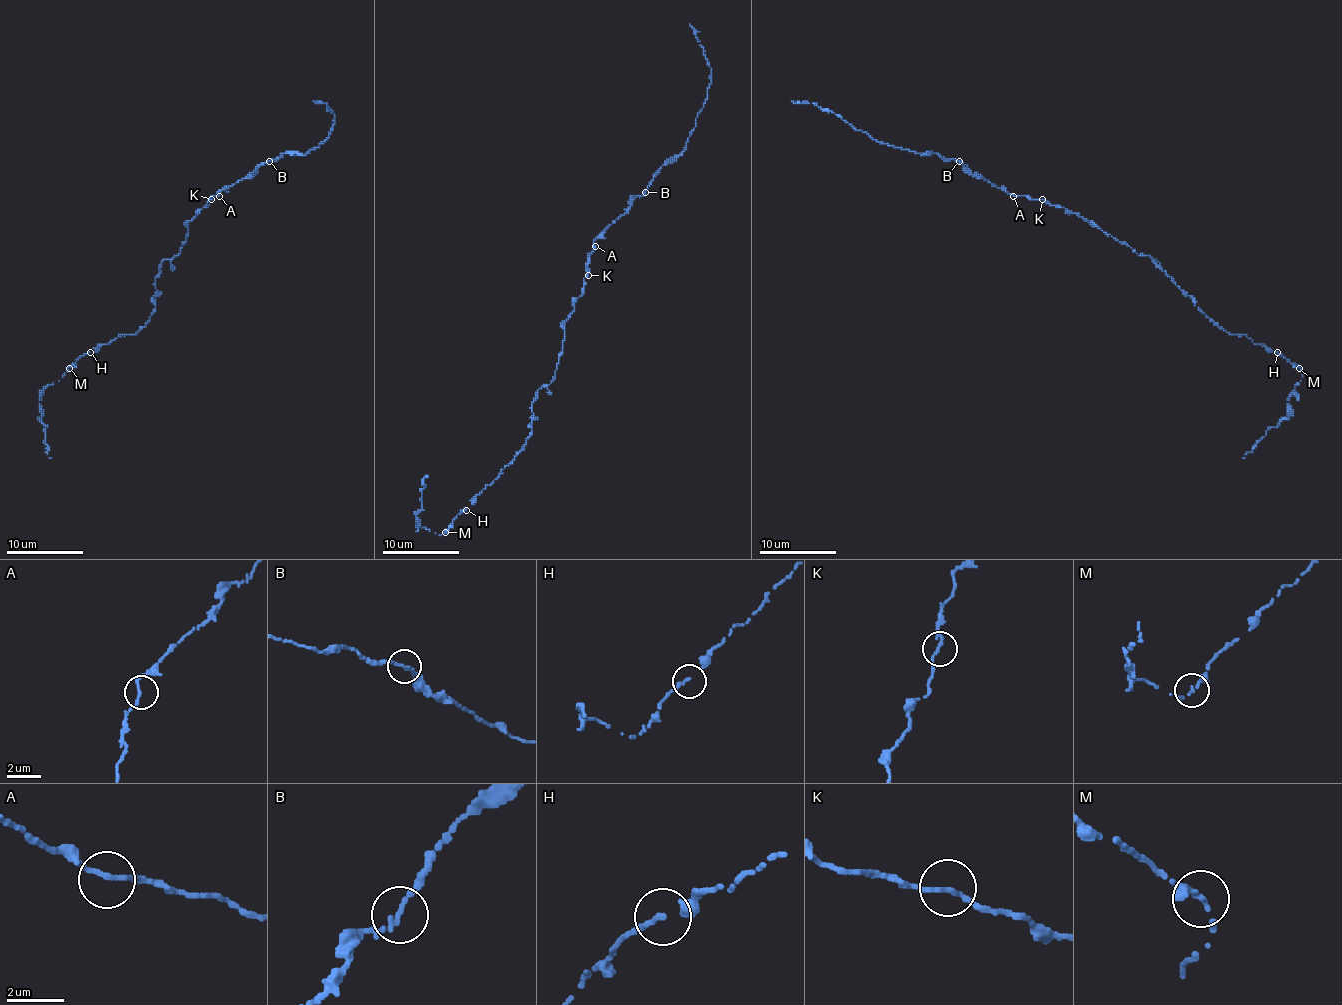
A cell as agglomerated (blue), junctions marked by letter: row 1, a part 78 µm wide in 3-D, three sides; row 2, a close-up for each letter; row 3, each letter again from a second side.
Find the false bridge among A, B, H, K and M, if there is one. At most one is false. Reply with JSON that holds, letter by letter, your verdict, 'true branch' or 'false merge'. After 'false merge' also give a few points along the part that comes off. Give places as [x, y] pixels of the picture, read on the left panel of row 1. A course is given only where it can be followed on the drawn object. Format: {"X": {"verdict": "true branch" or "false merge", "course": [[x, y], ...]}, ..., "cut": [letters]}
{"A": {"verdict": "true branch"}, "B": {"verdict": "true branch"}, "H": {"verdict": "true branch"}, "K": {"verdict": "true branch"}, "M": {"verdict": "false merge", "course": [[68, 367], [63, 377], [43, 390], [39, 400], [39, 421], [45, 427], [47, 454], [51, 458]]}, "cut": ["M"]}

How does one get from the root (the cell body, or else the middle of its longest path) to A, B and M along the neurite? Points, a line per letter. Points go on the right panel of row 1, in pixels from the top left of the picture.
A: (1115, 240), (1077, 213), (1069, 213), (1063, 207), (1050, 205), (1042, 199), (1013, 196)
B: (1115, 240), (1077, 213), (1042, 199), (1013, 196), (975, 176), (959, 161)
M: (1115, 240), (1139, 255), (1156, 259), (1195, 306), (1229, 334), (1245, 334), (1299, 367)

